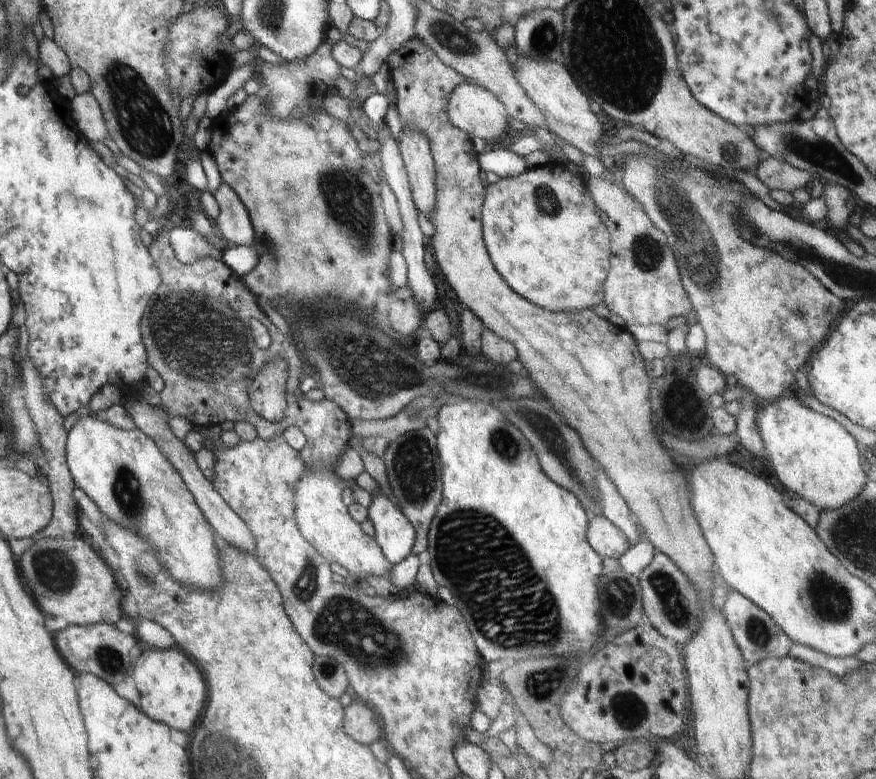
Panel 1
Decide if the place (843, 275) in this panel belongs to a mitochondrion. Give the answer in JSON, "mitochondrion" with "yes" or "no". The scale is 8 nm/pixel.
{"mitochondrion":"yes"}

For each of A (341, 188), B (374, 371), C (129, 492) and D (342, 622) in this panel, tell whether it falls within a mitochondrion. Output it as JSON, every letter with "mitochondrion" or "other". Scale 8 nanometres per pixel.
{"A":"mitochondrion","B":"mitochondrion","C":"mitochondrion","D":"mitochondrion"}

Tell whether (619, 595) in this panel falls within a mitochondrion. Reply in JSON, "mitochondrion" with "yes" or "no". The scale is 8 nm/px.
{"mitochondrion":"yes"}

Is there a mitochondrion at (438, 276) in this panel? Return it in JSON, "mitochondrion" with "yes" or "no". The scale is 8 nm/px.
{"mitochondrion":"no"}

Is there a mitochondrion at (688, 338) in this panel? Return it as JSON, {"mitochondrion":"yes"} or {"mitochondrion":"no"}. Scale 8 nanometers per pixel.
{"mitochondrion":"no"}

